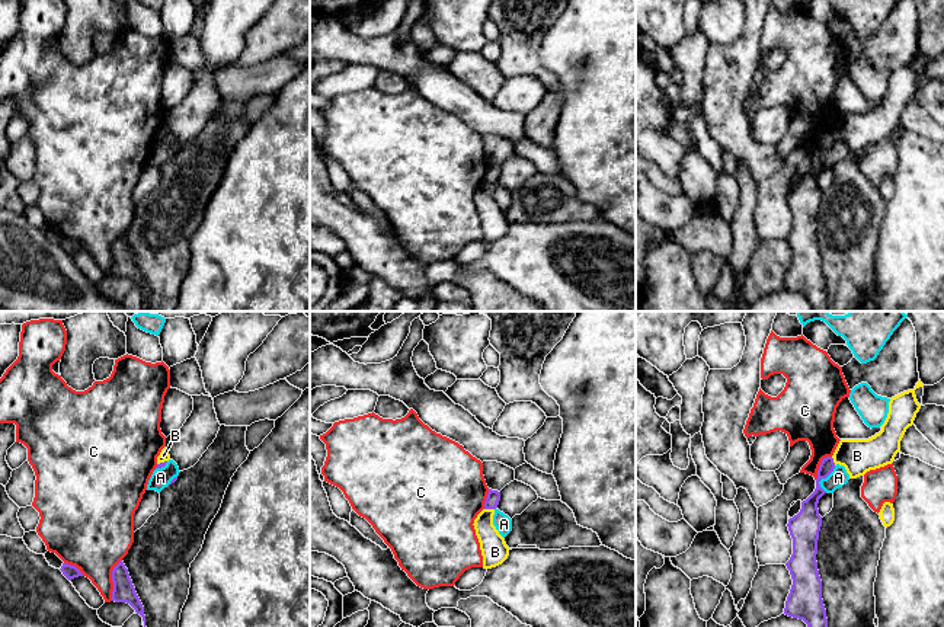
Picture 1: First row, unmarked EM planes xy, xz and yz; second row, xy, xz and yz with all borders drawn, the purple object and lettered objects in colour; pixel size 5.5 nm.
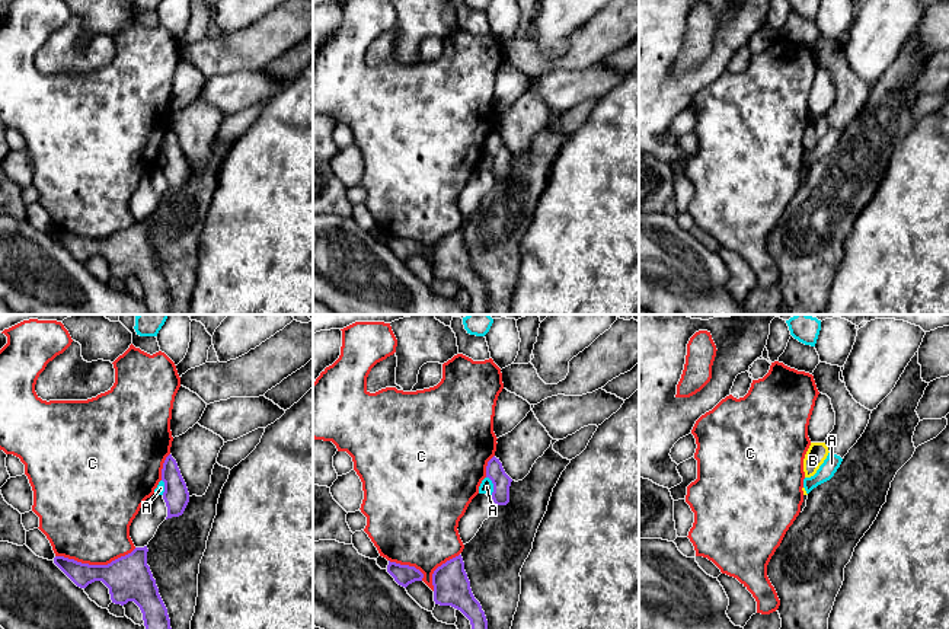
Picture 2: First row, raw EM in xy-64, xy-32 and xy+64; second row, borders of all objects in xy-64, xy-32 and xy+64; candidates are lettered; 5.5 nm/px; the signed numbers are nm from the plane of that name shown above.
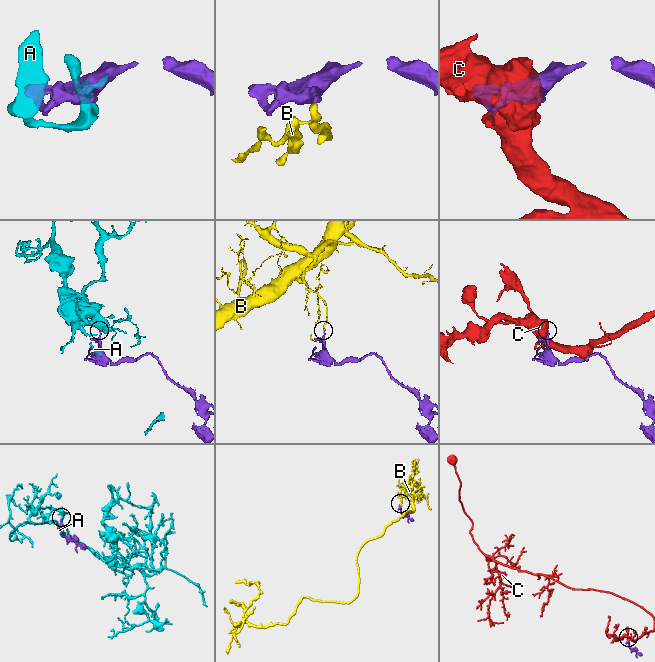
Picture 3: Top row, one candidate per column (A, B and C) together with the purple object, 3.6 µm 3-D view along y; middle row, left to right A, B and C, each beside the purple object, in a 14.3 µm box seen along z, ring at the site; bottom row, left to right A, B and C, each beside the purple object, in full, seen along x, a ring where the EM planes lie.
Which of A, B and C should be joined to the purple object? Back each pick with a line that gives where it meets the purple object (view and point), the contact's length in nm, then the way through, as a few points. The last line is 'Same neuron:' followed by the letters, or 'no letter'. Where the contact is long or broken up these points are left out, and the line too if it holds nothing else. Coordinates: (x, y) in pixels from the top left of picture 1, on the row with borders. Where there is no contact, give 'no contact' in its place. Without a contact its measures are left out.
Same neuron: no letter

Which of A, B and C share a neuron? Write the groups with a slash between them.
A / B / C

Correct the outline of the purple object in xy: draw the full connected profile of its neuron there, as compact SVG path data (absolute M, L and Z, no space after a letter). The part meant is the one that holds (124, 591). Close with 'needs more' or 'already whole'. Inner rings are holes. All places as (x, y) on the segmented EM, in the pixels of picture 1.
M122 560L112 570L112 582L112 601L129 604L135 610L135 612L143 617L145 627L144 607L135 592L128 569L125 567Z; already whole

